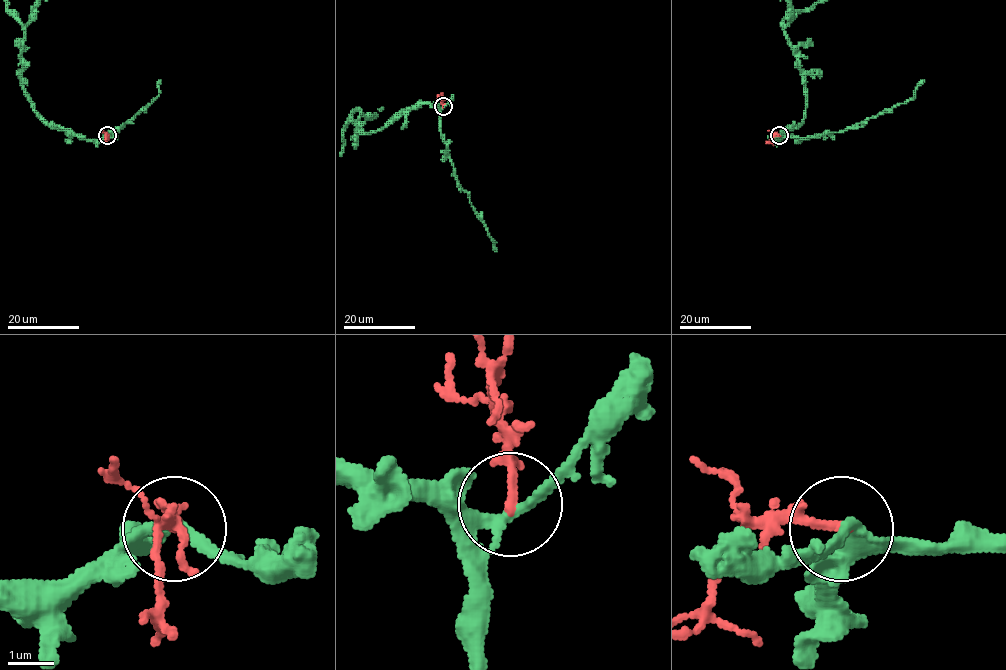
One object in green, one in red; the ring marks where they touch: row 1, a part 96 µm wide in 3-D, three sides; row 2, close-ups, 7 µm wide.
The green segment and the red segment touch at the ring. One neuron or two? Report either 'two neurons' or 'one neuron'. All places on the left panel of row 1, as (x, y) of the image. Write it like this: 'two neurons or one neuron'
two neurons

